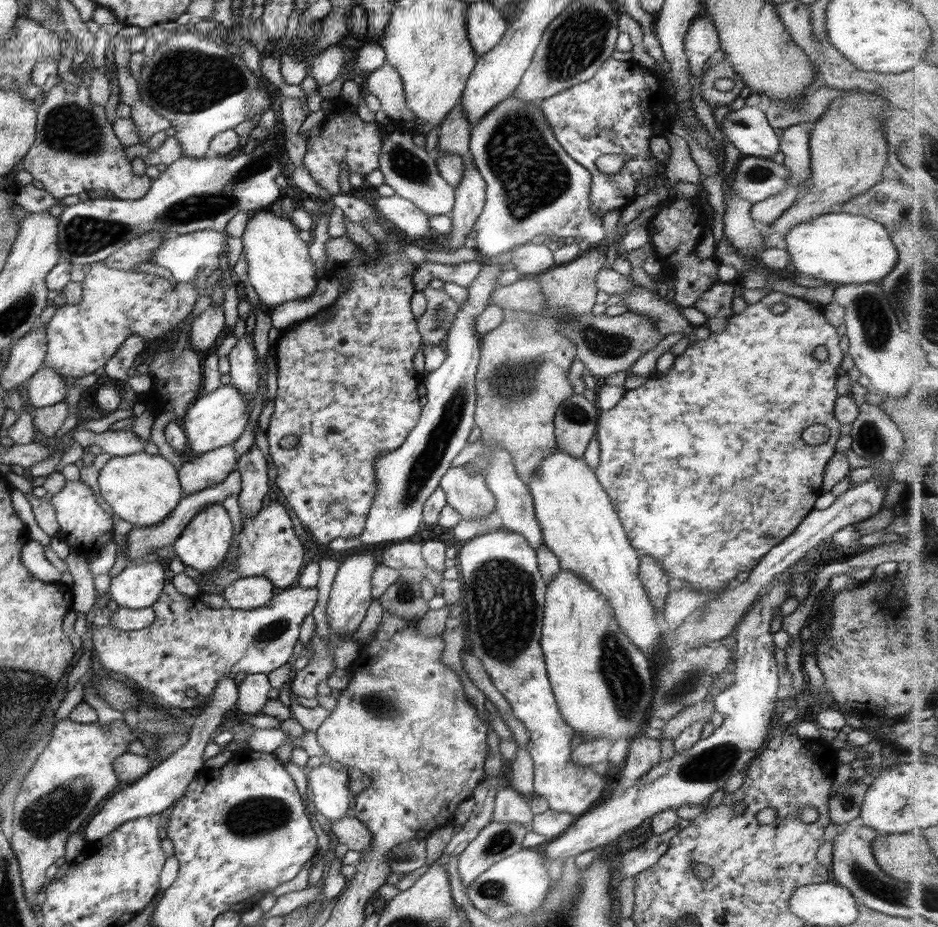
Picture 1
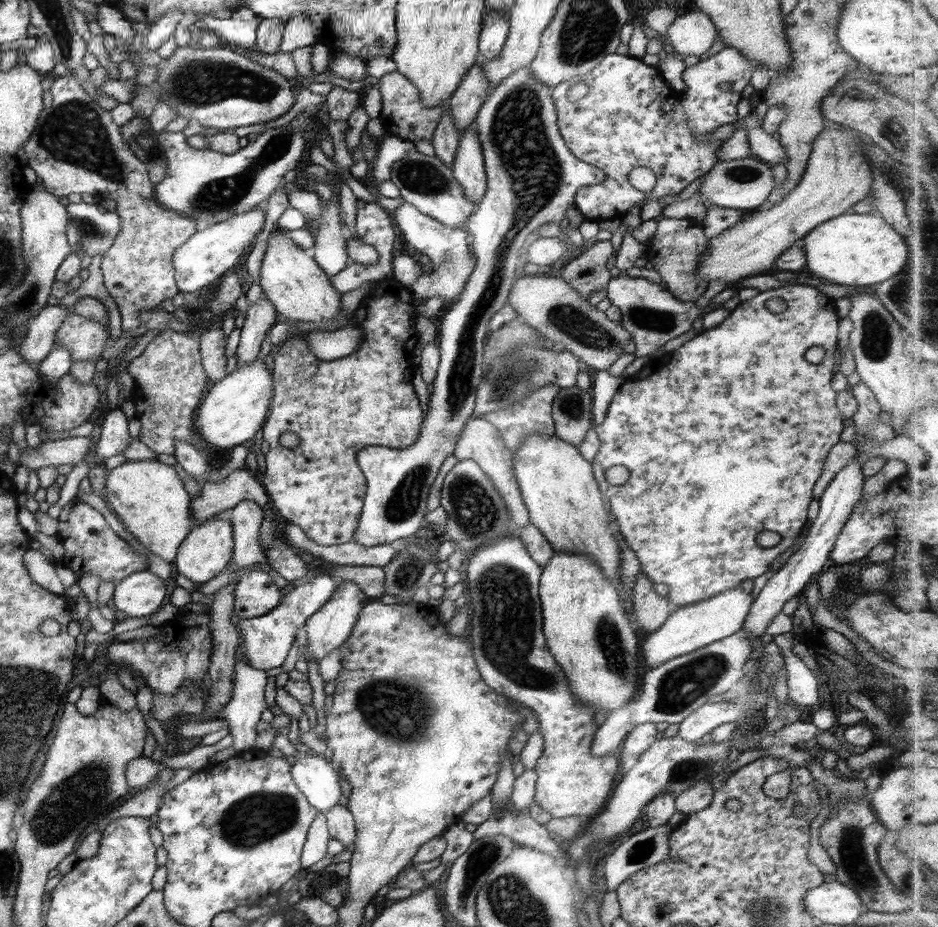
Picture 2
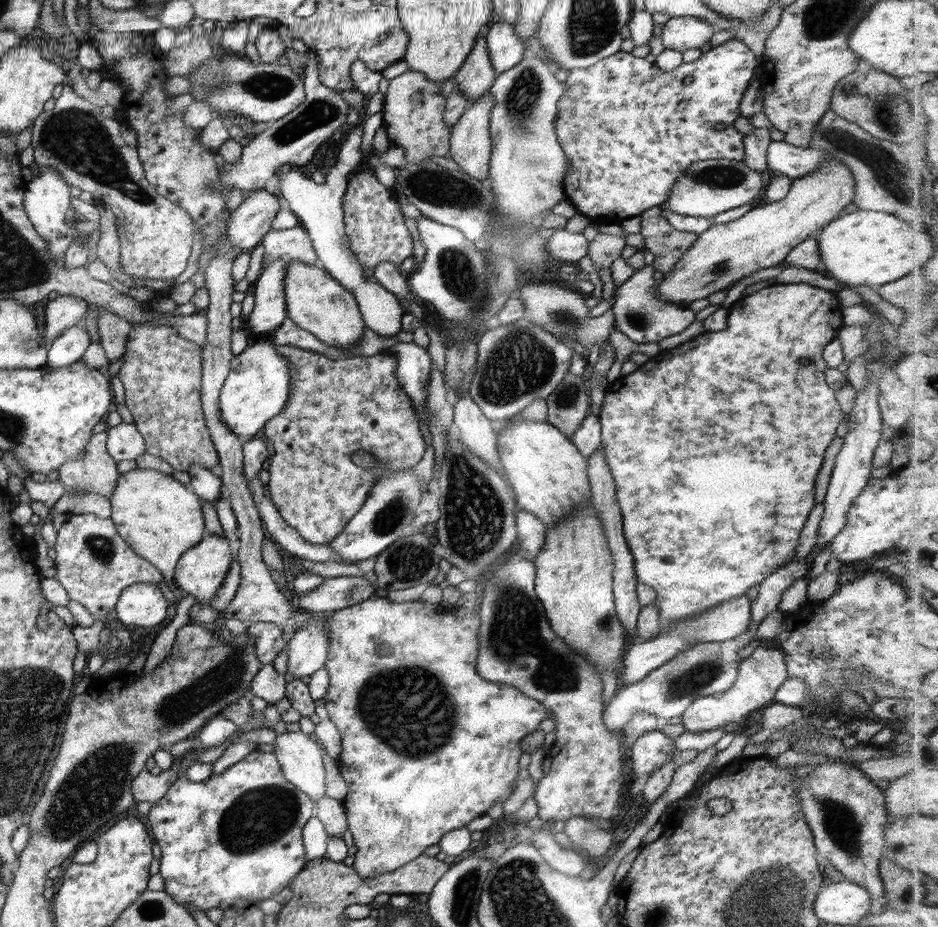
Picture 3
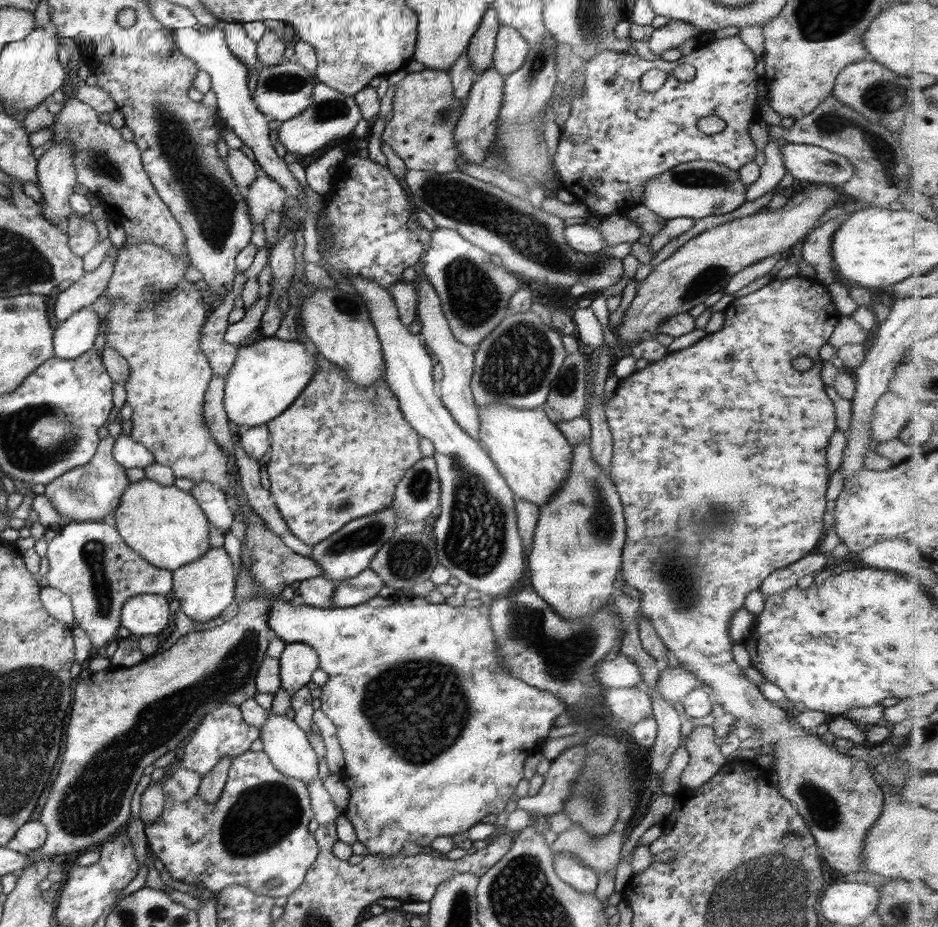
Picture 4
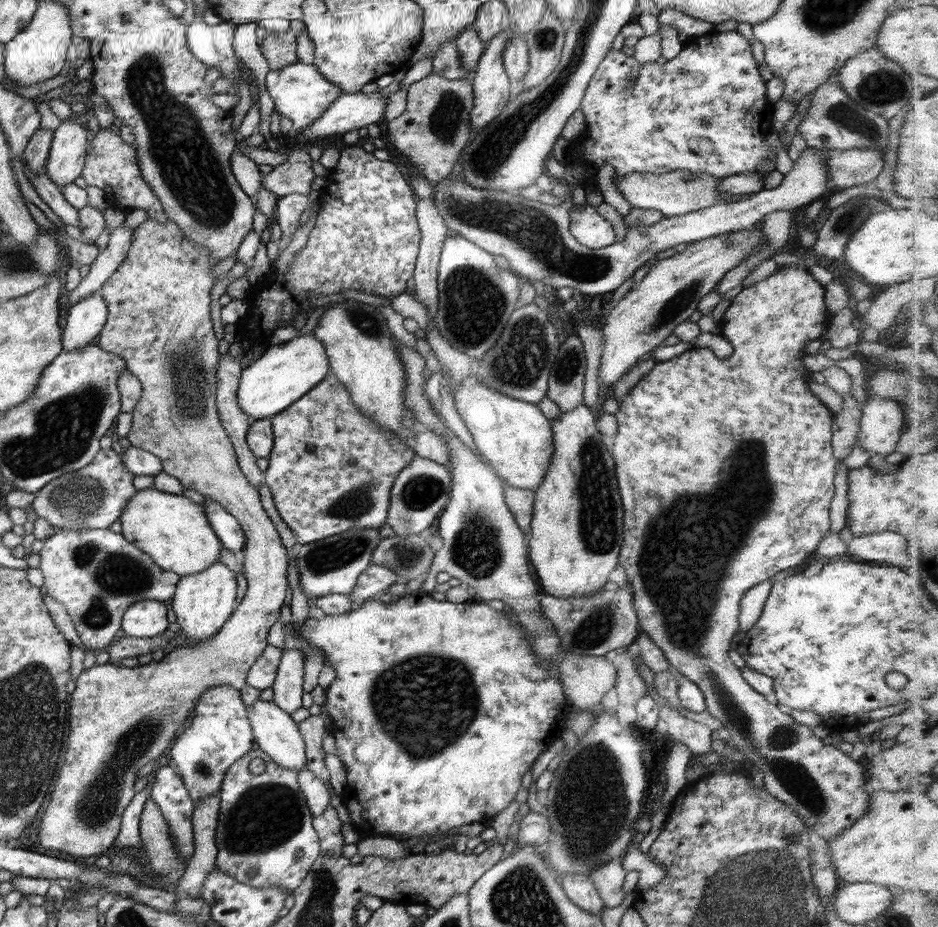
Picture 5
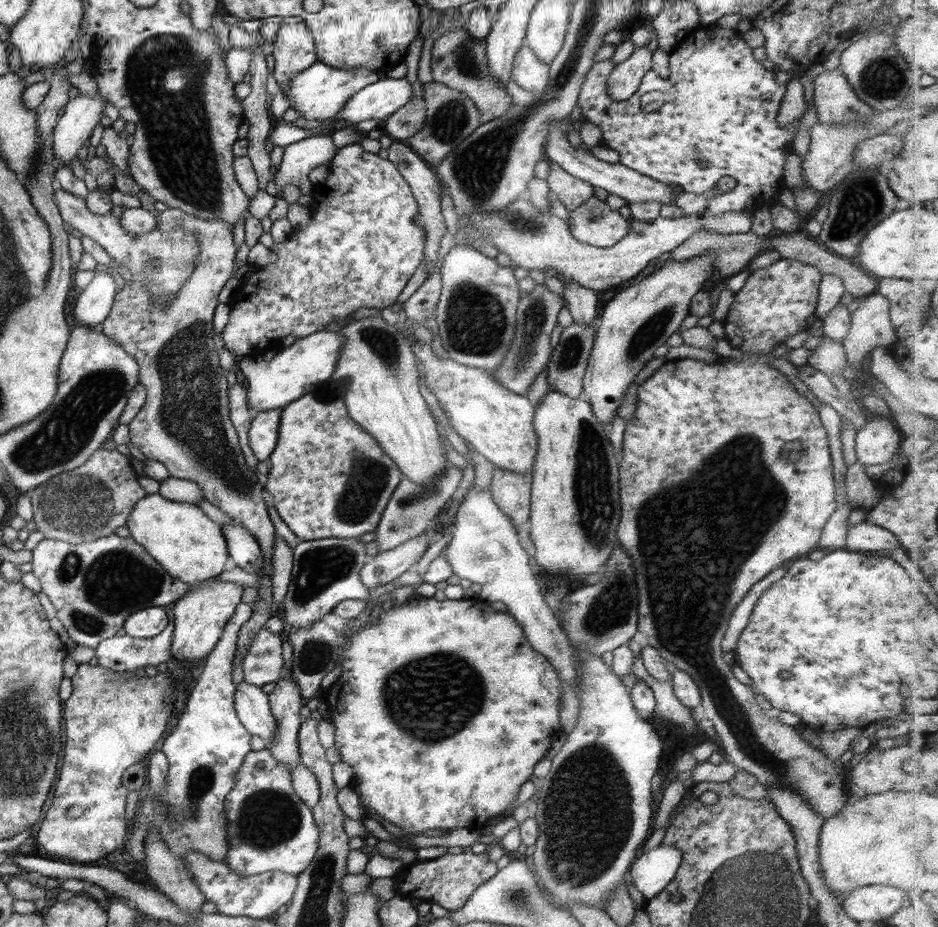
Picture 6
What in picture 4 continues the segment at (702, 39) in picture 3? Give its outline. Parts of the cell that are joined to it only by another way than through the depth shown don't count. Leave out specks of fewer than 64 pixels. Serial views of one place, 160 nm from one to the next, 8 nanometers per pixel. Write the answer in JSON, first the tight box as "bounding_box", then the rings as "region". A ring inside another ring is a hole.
{"bounding_box":[648,20,699,54],"region":[[[669,20],[665,26],[654,29],[648,41],[648,48],[653,54],[681,46],[685,40],[698,39],[699,32],[691,24]]]}

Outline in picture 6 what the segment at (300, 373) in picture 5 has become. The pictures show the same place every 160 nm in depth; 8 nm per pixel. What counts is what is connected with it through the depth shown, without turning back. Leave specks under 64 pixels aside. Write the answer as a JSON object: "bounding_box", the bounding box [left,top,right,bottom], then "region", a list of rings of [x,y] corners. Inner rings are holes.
{"bounding_box":[236,330,342,412],"region":[[[321,330],[295,339],[287,347],[276,349],[269,360],[257,356],[236,361],[237,368],[244,376],[246,406],[256,412],[281,409],[311,392],[314,385],[326,381],[332,375],[341,343],[342,336],[338,332]]]}

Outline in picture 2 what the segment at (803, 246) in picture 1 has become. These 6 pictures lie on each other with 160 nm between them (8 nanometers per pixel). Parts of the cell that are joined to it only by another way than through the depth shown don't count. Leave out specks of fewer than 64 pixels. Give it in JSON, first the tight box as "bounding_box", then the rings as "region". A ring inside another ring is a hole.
{"bounding_box":[803,211,905,286],"region":[[[851,211],[821,221],[803,240],[805,255],[804,275],[823,278],[841,286],[879,284],[901,270],[905,264],[905,242],[895,234],[879,214],[853,214]]]}

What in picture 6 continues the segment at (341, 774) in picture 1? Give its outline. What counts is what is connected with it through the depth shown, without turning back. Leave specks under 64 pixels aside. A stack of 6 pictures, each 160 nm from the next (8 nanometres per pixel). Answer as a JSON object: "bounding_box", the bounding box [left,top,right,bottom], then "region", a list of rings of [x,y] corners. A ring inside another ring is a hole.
{"bounding_box":[234,681,278,746],"region":[[[241,681],[235,684],[234,709],[239,723],[253,736],[265,741],[265,746],[275,738],[278,730],[268,703],[269,696],[263,694],[260,687]]]}

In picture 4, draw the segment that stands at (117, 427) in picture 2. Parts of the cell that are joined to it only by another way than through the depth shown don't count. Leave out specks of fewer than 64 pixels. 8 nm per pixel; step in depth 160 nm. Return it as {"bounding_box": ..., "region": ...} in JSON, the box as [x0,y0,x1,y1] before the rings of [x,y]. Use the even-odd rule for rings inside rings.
{"bounding_box":[112,434,155,470],"region":[[[120,434],[114,440],[112,458],[124,470],[130,468],[143,469],[155,464],[155,459],[149,451],[139,442],[135,442],[135,440],[131,440],[129,436],[123,436],[123,434]]]}

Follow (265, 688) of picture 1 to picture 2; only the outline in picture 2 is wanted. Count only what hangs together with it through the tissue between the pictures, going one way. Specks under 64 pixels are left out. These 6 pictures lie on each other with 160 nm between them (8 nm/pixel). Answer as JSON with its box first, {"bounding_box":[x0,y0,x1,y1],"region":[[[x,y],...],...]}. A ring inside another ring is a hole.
{"bounding_box":[219,661,268,754],"region":[[[245,661],[244,664],[235,662],[230,699],[223,707],[219,717],[230,728],[229,733],[233,738],[232,747],[235,754],[249,752],[254,749],[253,743],[257,734],[255,725],[259,722],[260,714],[268,708],[263,698],[267,677],[265,671],[251,668],[249,665],[245,666]]]}

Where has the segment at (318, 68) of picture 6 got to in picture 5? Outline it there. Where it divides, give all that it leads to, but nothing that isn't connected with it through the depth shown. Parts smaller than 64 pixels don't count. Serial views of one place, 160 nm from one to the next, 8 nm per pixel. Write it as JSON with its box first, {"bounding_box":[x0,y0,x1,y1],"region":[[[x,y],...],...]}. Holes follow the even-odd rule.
{"bounding_box":[264,61,341,132],"region":[[[295,61],[289,66],[270,70],[264,78],[265,91],[273,101],[273,111],[292,122],[291,132],[299,132],[316,118],[341,94],[334,84],[325,80],[312,64]]]}

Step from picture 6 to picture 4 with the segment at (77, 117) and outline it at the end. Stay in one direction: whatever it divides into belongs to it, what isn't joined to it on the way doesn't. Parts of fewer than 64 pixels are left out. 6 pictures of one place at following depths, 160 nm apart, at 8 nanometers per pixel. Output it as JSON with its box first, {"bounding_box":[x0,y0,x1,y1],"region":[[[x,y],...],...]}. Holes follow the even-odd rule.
{"bounding_box":[36,142,75,229],"region":[[[54,142],[36,159],[36,187],[41,193],[40,213],[51,225],[64,229],[68,216],[73,214],[69,197],[74,193],[75,173],[72,167],[72,146],[70,142]]]}

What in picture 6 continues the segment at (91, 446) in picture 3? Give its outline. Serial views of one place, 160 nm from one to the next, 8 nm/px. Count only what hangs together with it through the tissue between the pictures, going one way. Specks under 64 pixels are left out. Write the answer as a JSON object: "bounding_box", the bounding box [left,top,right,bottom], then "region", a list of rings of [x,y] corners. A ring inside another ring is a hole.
{"bounding_box":[30,449,147,543],"region":[[[115,449],[97,450],[81,467],[57,474],[30,490],[32,520],[36,529],[43,533],[45,539],[70,543],[91,542],[113,534],[115,528],[126,523],[127,516],[135,503],[147,494],[139,487],[138,477],[136,464],[119,454]]]}

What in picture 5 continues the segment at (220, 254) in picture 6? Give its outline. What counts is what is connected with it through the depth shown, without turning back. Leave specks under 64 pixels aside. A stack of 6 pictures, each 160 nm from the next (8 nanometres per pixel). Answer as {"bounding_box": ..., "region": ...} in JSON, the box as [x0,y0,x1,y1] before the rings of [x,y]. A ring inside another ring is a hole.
{"bounding_box":[38,219,289,857],"region":[[[146,219],[146,221],[140,223],[137,227],[132,228],[130,239],[131,246],[129,246],[129,250],[125,253],[123,262],[121,262],[121,264],[113,271],[113,274],[102,284],[102,287],[99,290],[100,297],[106,304],[107,312],[105,324],[94,341],[101,350],[121,357],[122,361],[126,364],[126,369],[129,370],[129,372],[131,372],[131,374],[140,382],[141,394],[138,401],[135,403],[135,406],[131,409],[130,413],[132,414],[132,421],[125,439],[129,441],[131,446],[141,448],[141,450],[145,450],[159,459],[162,472],[165,472],[165,474],[169,474],[173,479],[176,479],[179,484],[181,484],[181,487],[198,492],[203,498],[209,498],[209,500],[217,502],[223,510],[235,518],[237,525],[241,527],[245,539],[244,545],[242,546],[242,574],[245,576],[245,580],[247,580],[247,591],[244,593],[241,601],[236,604],[233,612],[229,615],[229,618],[226,618],[226,621],[221,625],[221,628],[219,628],[211,638],[196,643],[183,641],[183,643],[179,644],[176,649],[163,655],[161,660],[151,660],[148,664],[124,667],[113,666],[111,663],[107,662],[99,665],[94,664],[89,669],[86,669],[85,671],[82,670],[78,674],[78,677],[75,679],[75,688],[72,691],[70,701],[68,702],[68,722],[66,725],[68,728],[71,728],[71,730],[69,730],[69,734],[67,736],[67,749],[65,750],[64,756],[65,760],[63,760],[63,765],[59,770],[53,791],[49,794],[49,803],[47,804],[47,808],[45,808],[40,821],[38,840],[39,844],[41,844],[45,849],[53,848],[53,850],[66,852],[67,854],[71,854],[71,856],[81,857],[99,854],[100,852],[107,850],[108,846],[113,844],[113,840],[115,840],[115,837],[119,832],[121,815],[123,814],[125,807],[129,804],[129,801],[133,798],[133,783],[137,772],[139,772],[141,767],[145,766],[145,764],[150,760],[154,760],[161,756],[163,750],[165,750],[169,744],[173,743],[173,740],[187,726],[189,720],[193,719],[192,714],[195,705],[198,703],[198,698],[201,698],[201,695],[212,686],[228,684],[231,688],[234,688],[237,691],[241,690],[241,688],[245,686],[247,672],[249,672],[251,666],[255,664],[257,658],[261,656],[261,653],[268,645],[265,641],[265,637],[267,636],[267,632],[269,632],[269,628],[271,628],[271,624],[278,620],[279,610],[281,610],[281,606],[283,606],[283,598],[285,598],[285,594],[287,594],[288,587],[287,567],[289,559],[287,550],[281,544],[277,531],[275,531],[275,528],[267,517],[265,510],[261,507],[257,489],[251,487],[251,485],[247,483],[247,479],[241,475],[241,470],[237,465],[237,458],[235,458],[235,452],[231,447],[231,443],[229,443],[229,438],[225,435],[225,431],[219,422],[216,411],[216,404],[214,401],[216,389],[215,365],[217,364],[220,354],[217,352],[218,341],[215,339],[215,334],[211,327],[211,320],[209,319],[209,289],[212,288],[211,285],[215,280],[215,277],[211,277],[209,273],[215,265],[215,262],[210,262],[210,258],[208,258],[208,250],[203,249],[203,247],[199,247],[199,245],[193,245],[193,243],[189,243],[189,241],[185,241],[185,239],[183,239],[183,235],[181,235],[181,231],[177,228],[177,225],[168,219],[165,224],[159,224],[154,220]]]}

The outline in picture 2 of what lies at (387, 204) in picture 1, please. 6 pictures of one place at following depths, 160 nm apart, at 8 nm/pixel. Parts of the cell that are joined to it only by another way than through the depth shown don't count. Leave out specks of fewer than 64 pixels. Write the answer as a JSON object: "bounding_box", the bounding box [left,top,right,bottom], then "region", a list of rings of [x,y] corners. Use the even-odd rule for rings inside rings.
{"bounding_box":[390,201,474,304],"region":[[[405,201],[395,208],[390,217],[401,230],[403,240],[410,245],[410,251],[414,255],[425,254],[430,260],[431,272],[422,274],[411,286],[407,286],[413,301],[441,296],[445,304],[455,302],[474,265],[474,257],[465,242],[467,233],[460,228],[443,226]]]}

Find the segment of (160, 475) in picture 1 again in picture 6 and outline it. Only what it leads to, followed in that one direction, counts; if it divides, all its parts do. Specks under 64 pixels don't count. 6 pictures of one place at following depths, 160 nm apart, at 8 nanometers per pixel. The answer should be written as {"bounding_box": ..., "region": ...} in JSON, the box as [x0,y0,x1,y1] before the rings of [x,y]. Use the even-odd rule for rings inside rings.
{"bounding_box":[124,493,228,584],"region":[[[159,493],[146,494],[135,503],[124,525],[129,530],[129,536],[165,569],[166,574],[184,584],[201,583],[209,578],[216,578],[223,572],[223,564],[228,554],[222,530],[219,525],[211,522],[196,505],[169,502],[161,498]]]}

